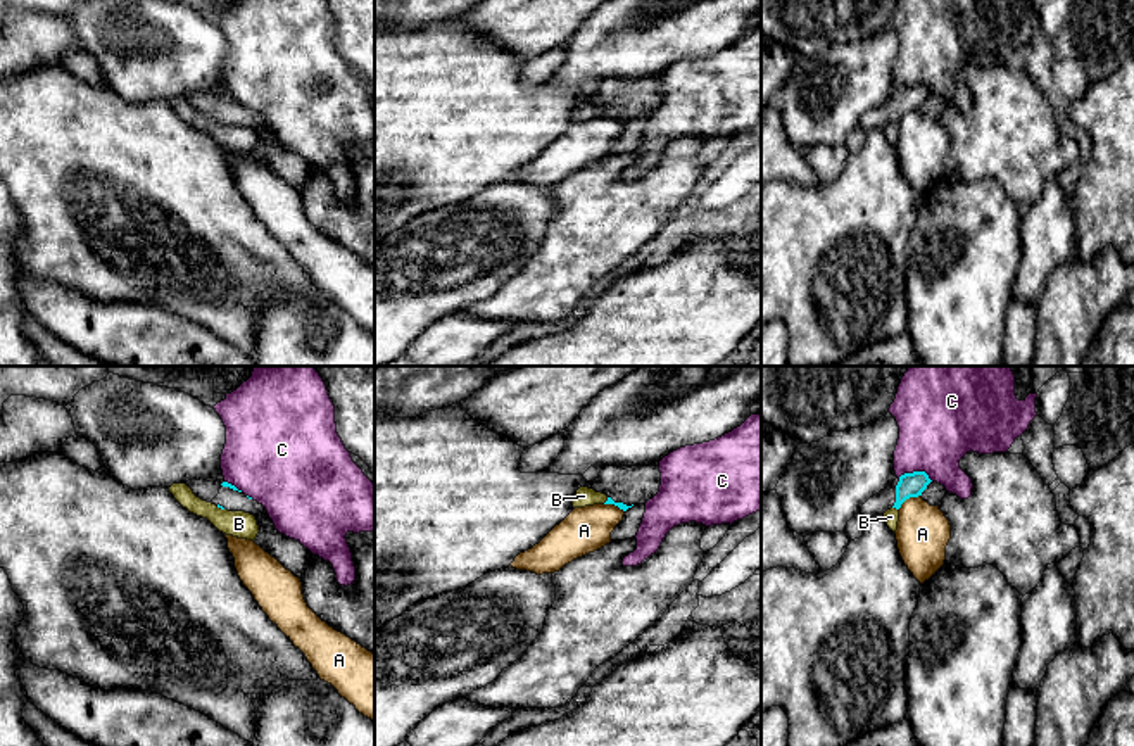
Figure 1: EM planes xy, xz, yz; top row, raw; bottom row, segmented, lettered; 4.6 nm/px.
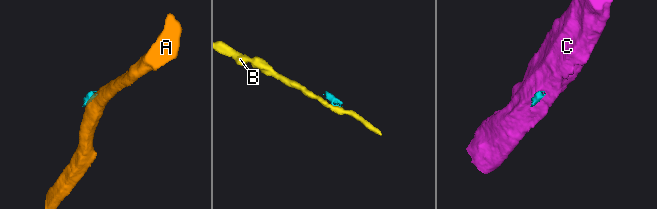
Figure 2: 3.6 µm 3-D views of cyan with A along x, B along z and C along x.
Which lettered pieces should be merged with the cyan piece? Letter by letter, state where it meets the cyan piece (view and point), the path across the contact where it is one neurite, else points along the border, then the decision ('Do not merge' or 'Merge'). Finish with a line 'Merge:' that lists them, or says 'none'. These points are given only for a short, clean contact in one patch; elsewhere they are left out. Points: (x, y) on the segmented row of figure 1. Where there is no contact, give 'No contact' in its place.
A: Touches cyan at yz (908, 498). Boundary: yz (920, 494), (910, 496), (898, 508). Do not merge
B: Touches cyan at yz (896, 508). Boundary: yz (893, 506), (898, 510). Do not merge
C: Touches cyan at yz (915, 472). Boundary: yz (898, 477), (908, 472), (924, 472), (932, 480). Do not merge
Merge: none

